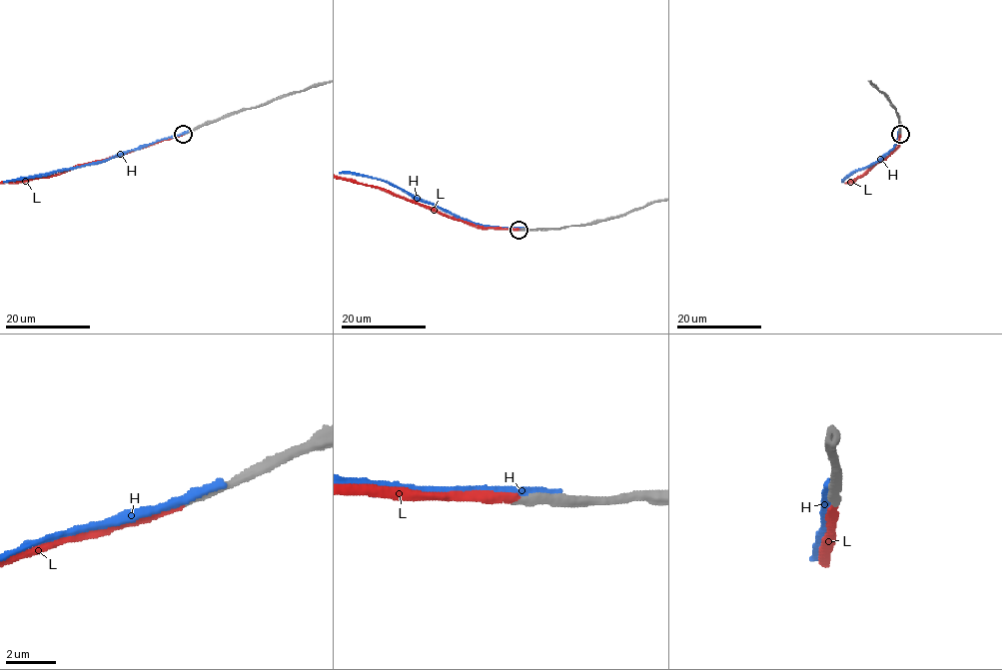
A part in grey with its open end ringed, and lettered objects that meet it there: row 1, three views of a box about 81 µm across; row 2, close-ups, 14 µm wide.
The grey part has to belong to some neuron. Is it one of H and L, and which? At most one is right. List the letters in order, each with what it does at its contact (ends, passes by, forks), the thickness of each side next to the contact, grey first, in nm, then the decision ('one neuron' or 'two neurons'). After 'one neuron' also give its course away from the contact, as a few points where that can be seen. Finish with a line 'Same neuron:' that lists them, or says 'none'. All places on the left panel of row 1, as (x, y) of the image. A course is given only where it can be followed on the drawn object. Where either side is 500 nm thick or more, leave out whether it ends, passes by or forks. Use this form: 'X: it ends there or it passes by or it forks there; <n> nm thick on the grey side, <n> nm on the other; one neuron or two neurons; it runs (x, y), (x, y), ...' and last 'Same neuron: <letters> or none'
H: it ends there; 460 nm thick on the grey side, 480 nm on the other; two neurons
L: it ends there; 280 nm thick on the grey side, 280 nm on the other; one neuron
Same neuron: L

